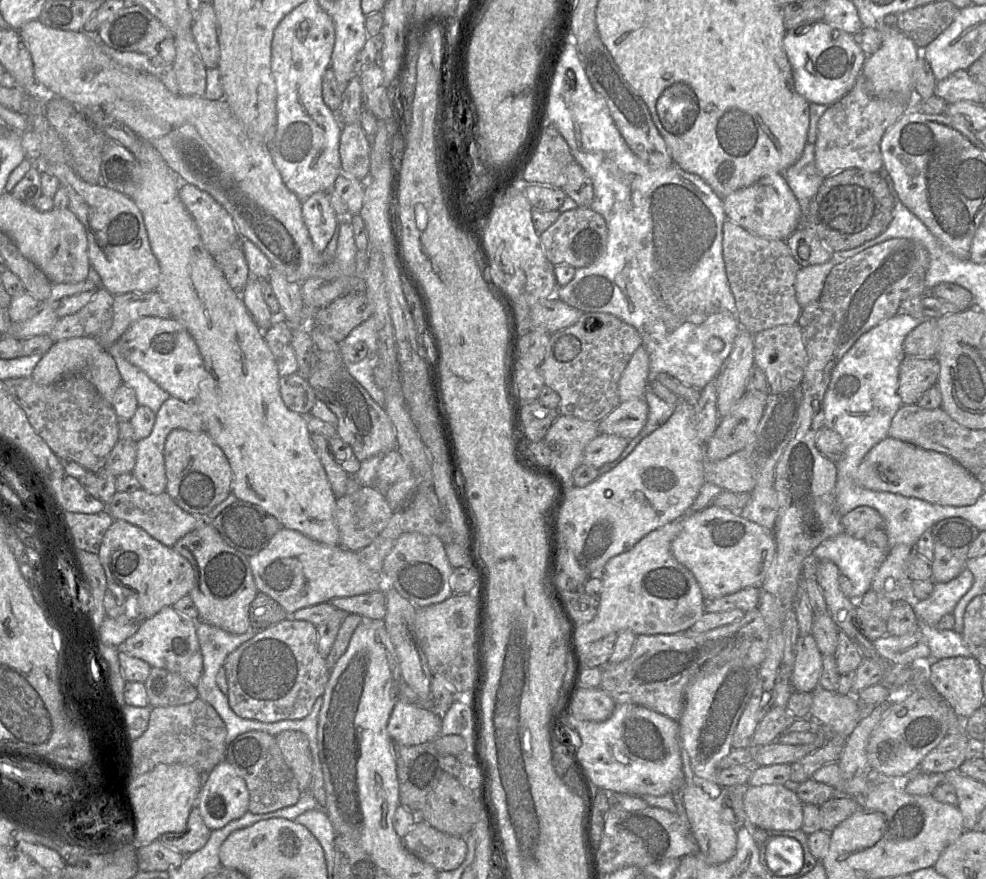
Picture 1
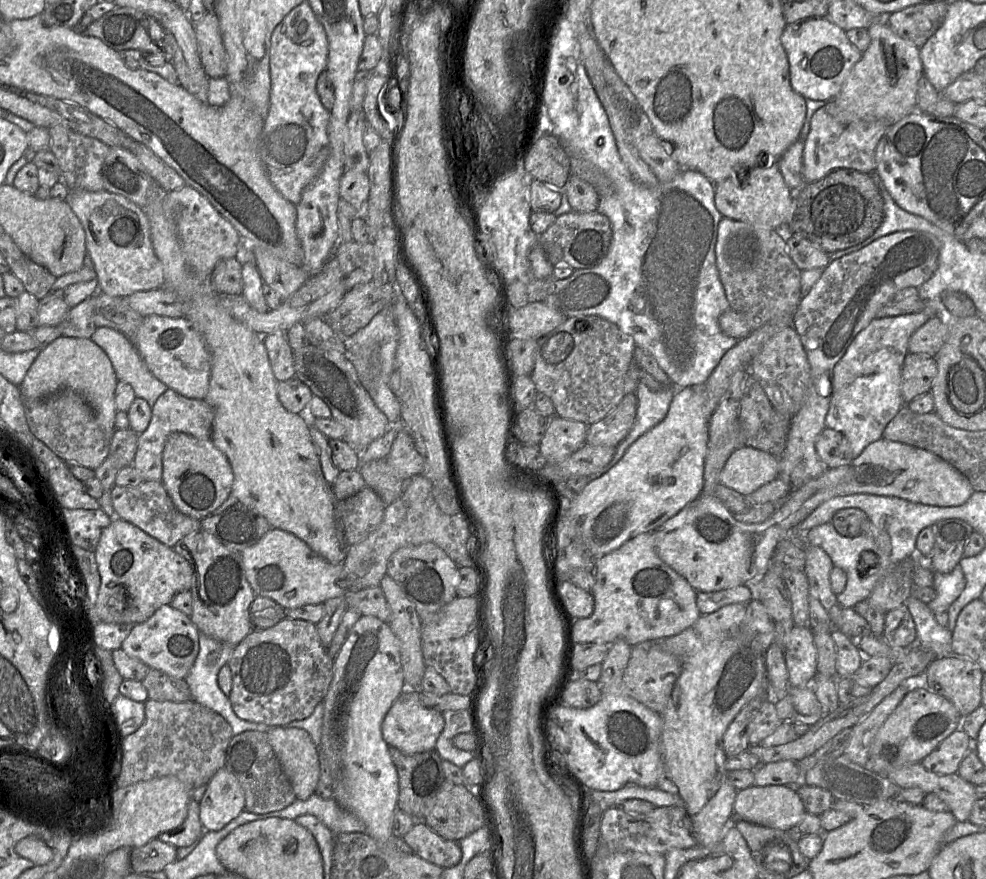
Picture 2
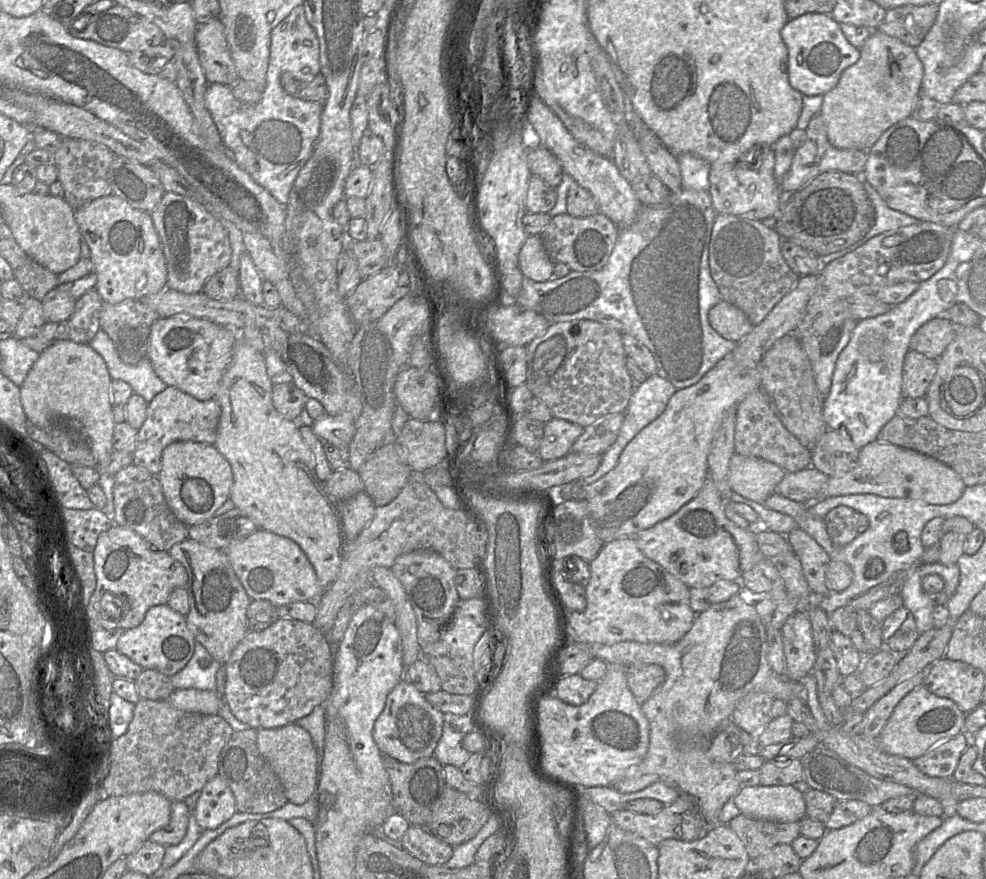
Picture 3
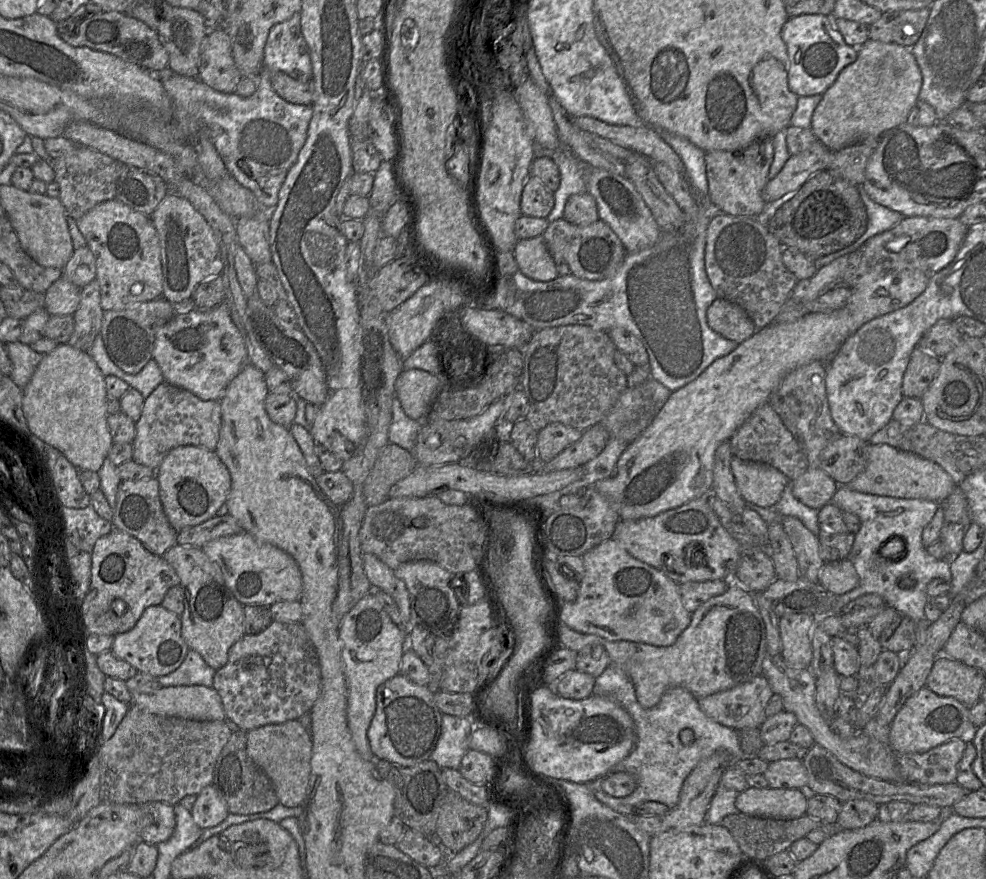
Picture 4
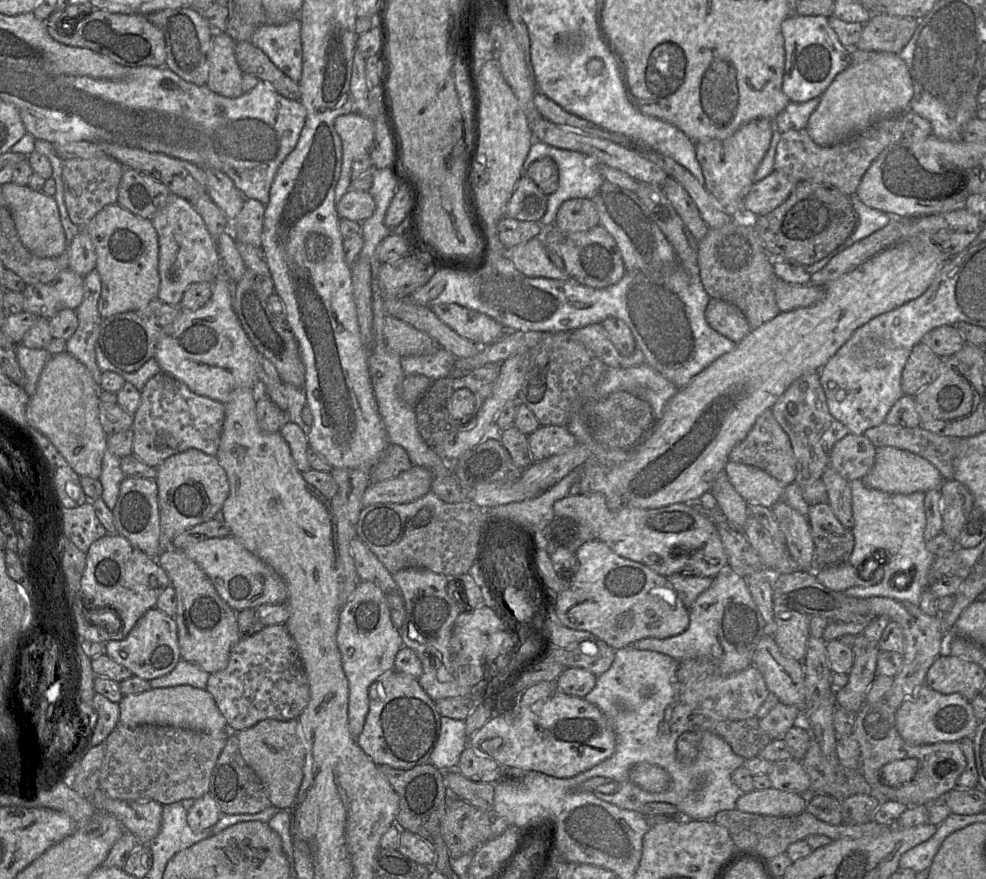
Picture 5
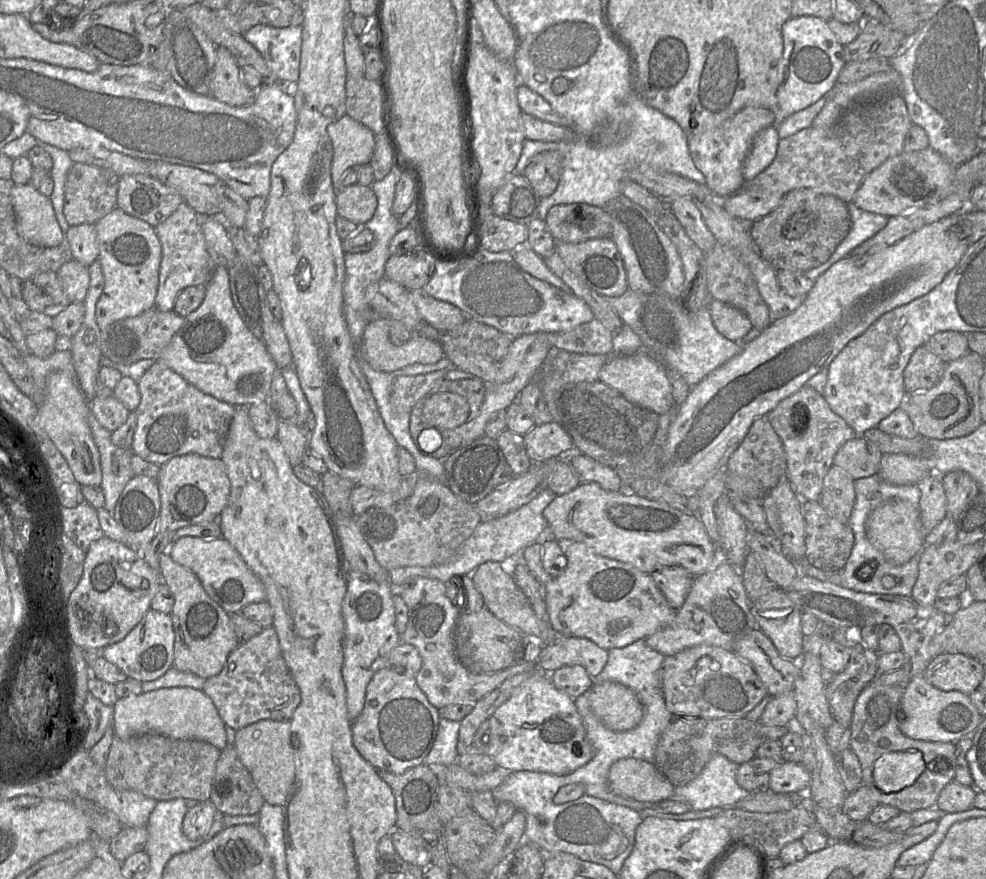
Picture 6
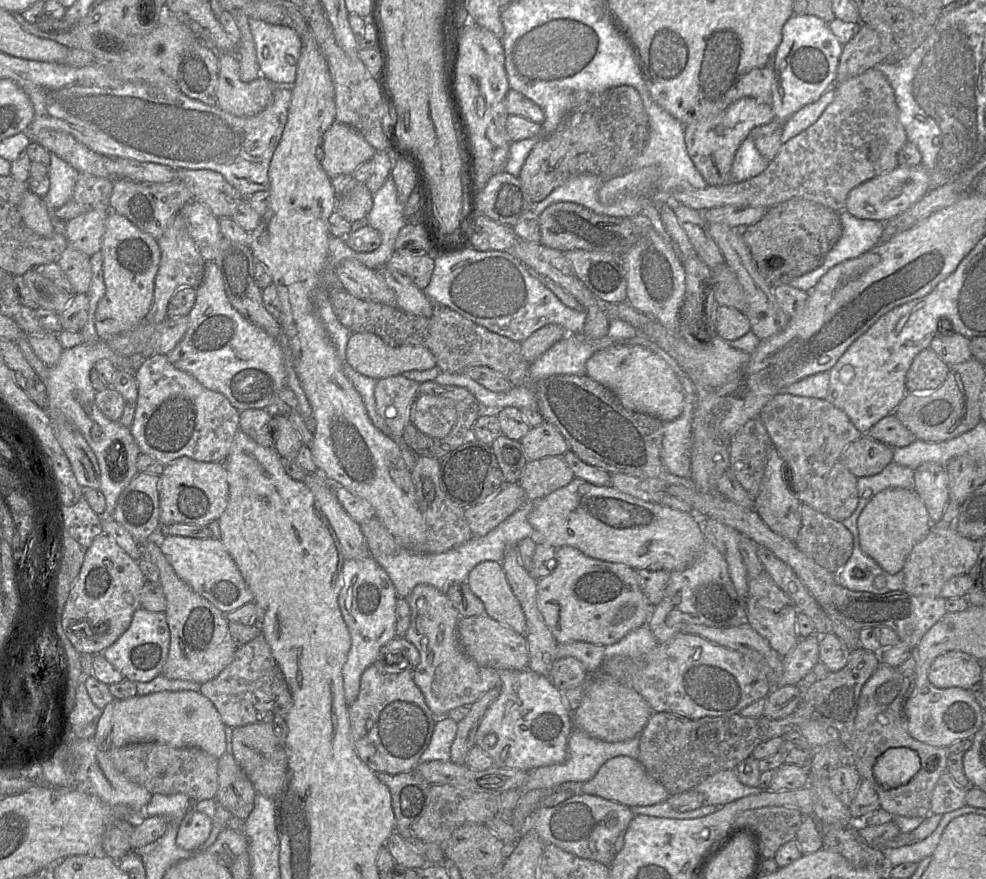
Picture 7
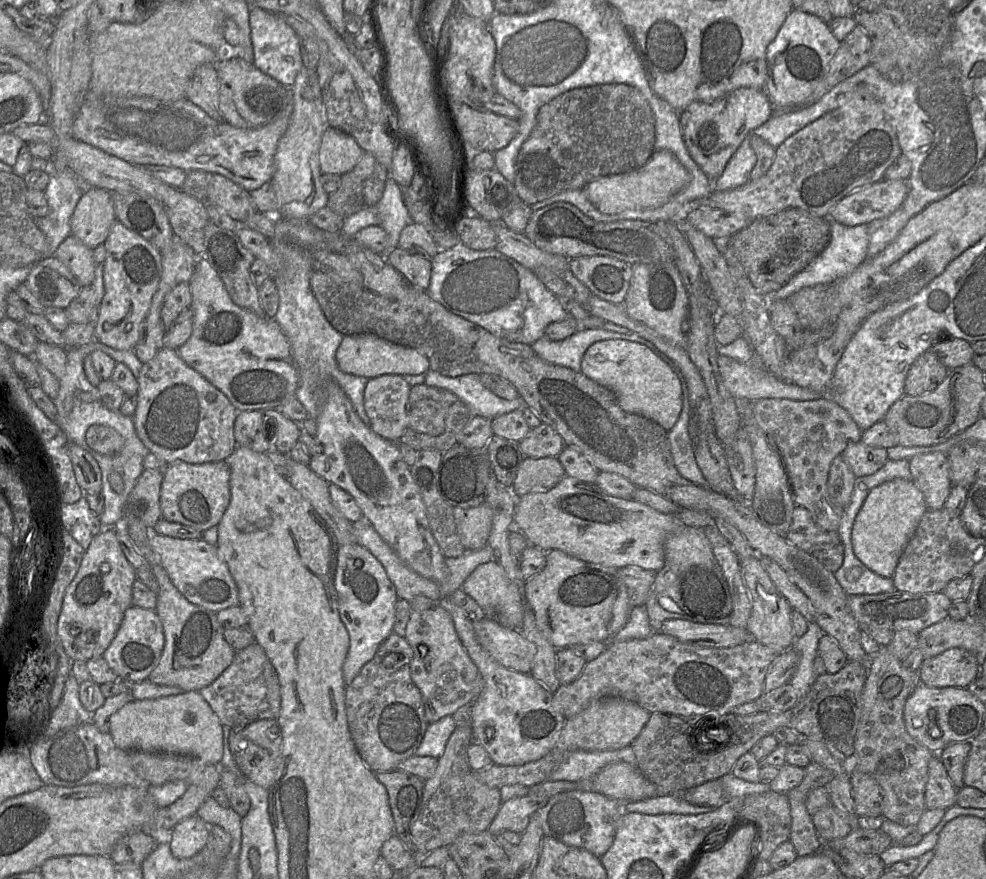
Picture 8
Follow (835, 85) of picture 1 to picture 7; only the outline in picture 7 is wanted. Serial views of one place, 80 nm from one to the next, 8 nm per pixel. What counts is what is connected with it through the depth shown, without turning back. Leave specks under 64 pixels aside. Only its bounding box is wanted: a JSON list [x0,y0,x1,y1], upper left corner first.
[769,14,842,120]

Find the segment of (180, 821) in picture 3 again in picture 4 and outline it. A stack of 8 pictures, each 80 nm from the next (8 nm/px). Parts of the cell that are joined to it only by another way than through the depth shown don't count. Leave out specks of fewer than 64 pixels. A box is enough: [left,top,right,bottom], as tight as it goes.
[137,802,176,845]

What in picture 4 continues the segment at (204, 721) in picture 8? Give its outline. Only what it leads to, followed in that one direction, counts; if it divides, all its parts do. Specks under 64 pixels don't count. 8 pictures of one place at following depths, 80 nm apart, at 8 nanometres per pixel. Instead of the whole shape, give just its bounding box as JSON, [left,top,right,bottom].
[131,685,225,721]

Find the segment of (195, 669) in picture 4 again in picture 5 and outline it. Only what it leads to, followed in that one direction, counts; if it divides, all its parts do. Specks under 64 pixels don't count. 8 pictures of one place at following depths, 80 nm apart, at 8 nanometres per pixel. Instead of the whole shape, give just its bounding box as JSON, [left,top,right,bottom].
[149,660,211,689]

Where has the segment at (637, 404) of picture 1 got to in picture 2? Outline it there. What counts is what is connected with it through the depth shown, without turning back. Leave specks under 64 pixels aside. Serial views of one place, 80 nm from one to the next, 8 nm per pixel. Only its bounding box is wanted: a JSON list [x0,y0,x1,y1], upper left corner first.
[585,394,637,447]

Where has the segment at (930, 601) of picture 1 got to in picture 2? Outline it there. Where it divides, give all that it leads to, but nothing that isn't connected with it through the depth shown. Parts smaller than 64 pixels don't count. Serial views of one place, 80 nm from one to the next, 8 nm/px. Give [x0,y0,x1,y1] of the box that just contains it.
[928,565,965,614]

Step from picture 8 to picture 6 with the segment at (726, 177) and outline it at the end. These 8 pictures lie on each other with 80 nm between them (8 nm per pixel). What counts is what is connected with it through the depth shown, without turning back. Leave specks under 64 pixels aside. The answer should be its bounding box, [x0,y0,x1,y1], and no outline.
[743,126,779,181]

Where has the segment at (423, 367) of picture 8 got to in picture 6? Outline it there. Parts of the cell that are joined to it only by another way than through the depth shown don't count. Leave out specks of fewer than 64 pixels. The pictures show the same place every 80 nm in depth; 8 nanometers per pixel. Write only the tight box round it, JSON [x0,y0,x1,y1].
[358,319,444,373]

